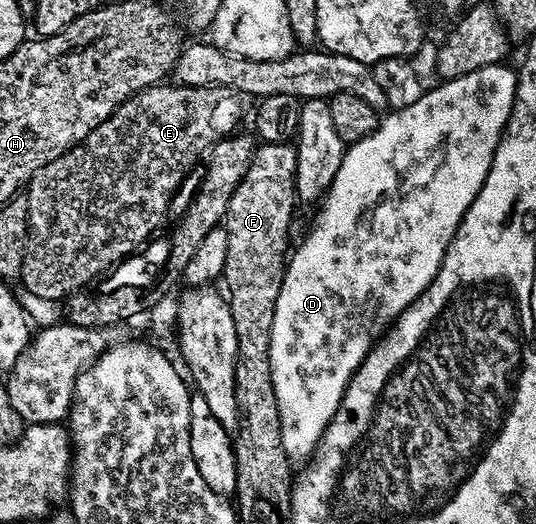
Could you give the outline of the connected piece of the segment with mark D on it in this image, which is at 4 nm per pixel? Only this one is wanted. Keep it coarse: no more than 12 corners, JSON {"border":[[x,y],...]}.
{"border":[[500,62],[344,151],[273,310],[288,457],[433,282],[519,78]]}

